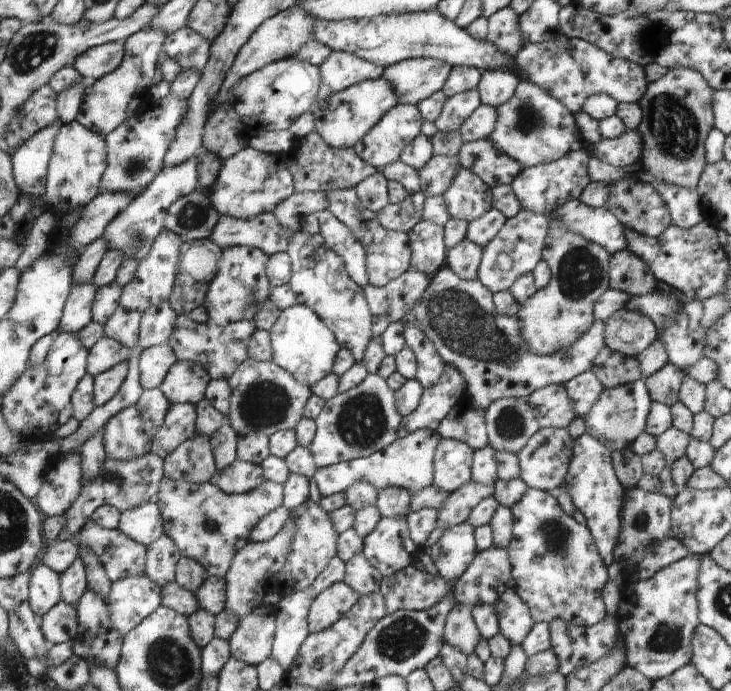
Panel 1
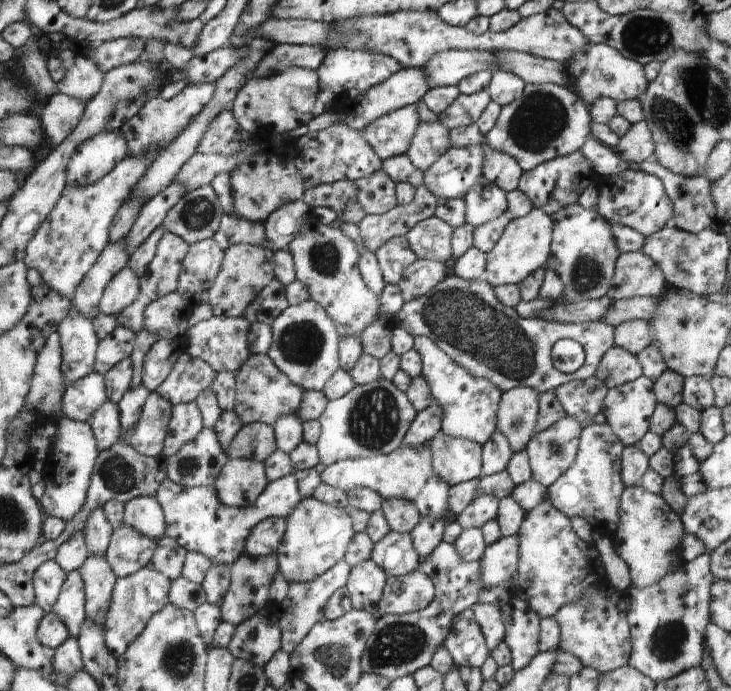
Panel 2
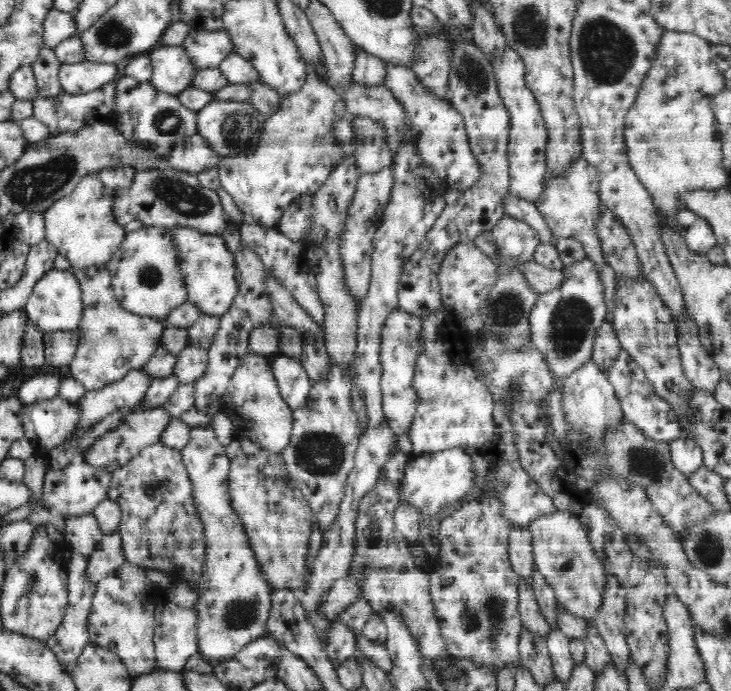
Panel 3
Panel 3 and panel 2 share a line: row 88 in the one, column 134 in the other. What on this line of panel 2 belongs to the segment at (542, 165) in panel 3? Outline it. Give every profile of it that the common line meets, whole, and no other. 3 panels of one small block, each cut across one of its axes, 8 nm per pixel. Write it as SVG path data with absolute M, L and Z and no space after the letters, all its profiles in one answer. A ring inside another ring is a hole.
M140 496L127 504L125 525L142 530L146 536L162 541L167 537L165 507L158 496Z

